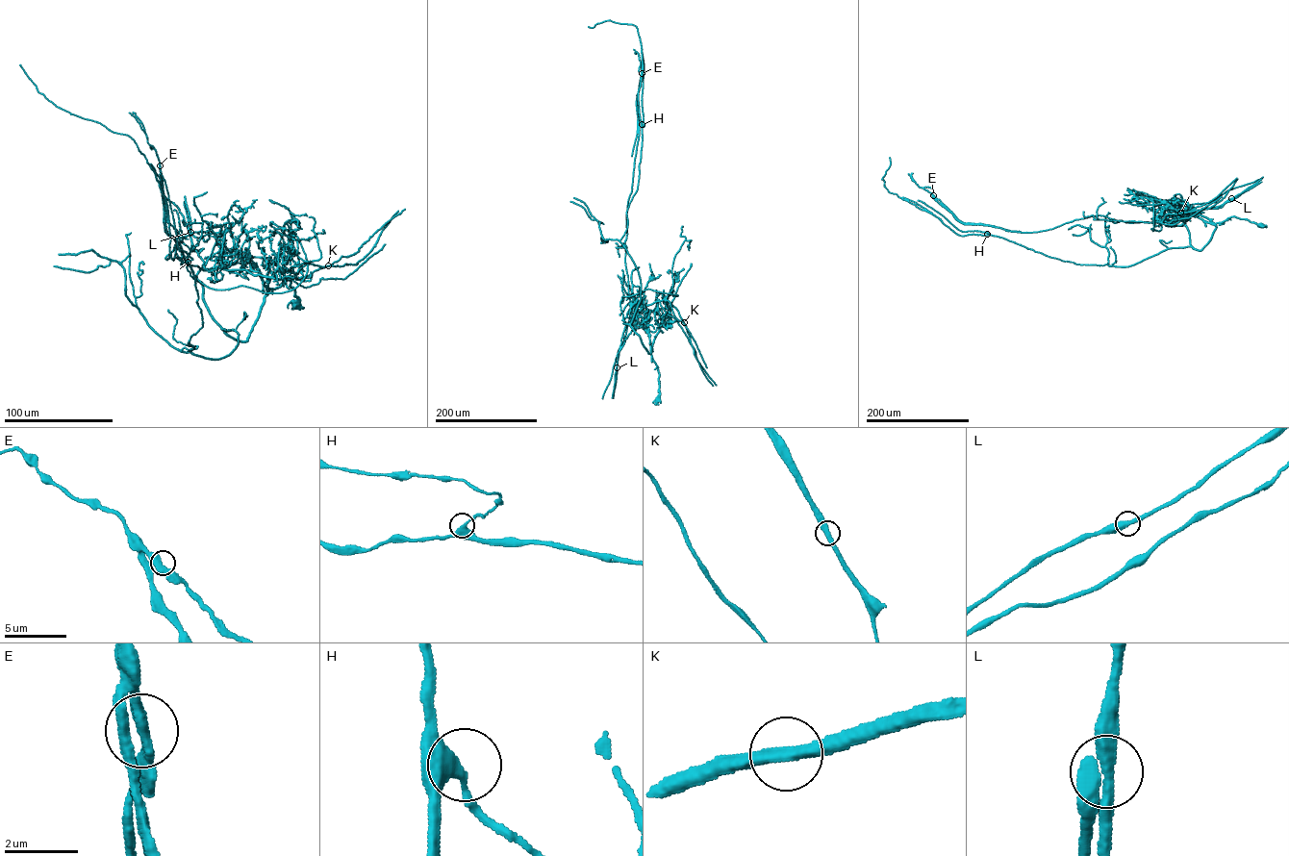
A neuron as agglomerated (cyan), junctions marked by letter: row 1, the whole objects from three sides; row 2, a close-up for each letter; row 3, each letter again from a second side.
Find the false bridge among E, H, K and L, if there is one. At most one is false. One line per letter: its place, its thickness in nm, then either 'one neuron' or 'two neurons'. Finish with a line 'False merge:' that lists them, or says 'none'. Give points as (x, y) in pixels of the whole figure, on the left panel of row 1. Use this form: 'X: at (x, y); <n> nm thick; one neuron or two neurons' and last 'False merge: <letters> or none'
E: at (160, 165); 400 nm thick; one neuron
H: at (188, 262); 360 nm thick; one neuron
K: at (328, 265); 400 nm thick; one neuron
L: at (190, 232); 400 nm thick; one neuron
False merge: none

